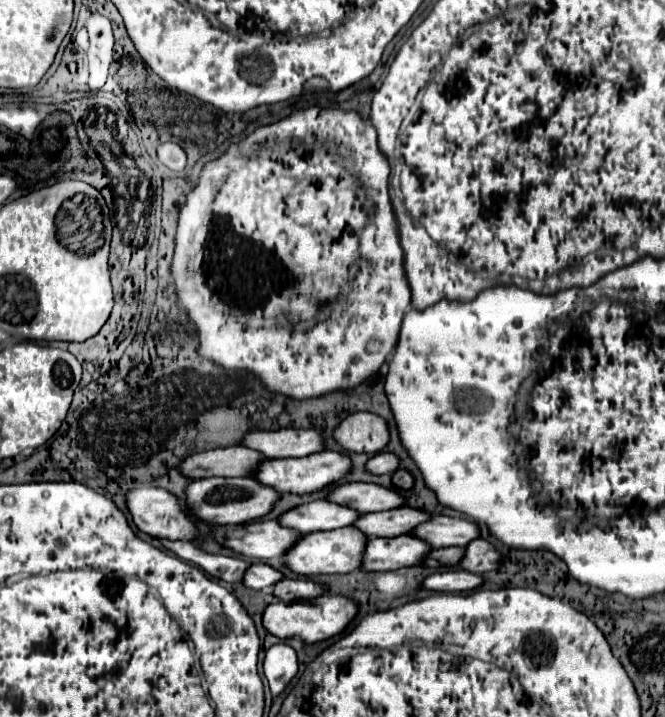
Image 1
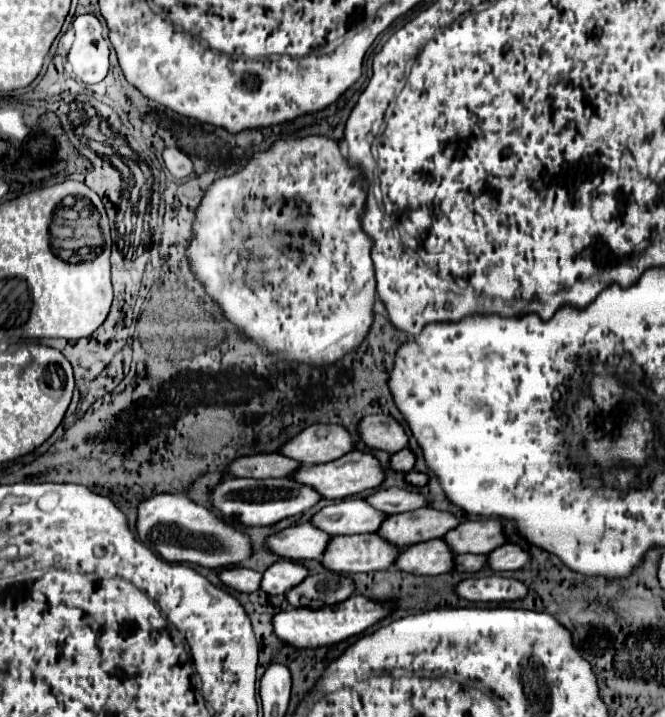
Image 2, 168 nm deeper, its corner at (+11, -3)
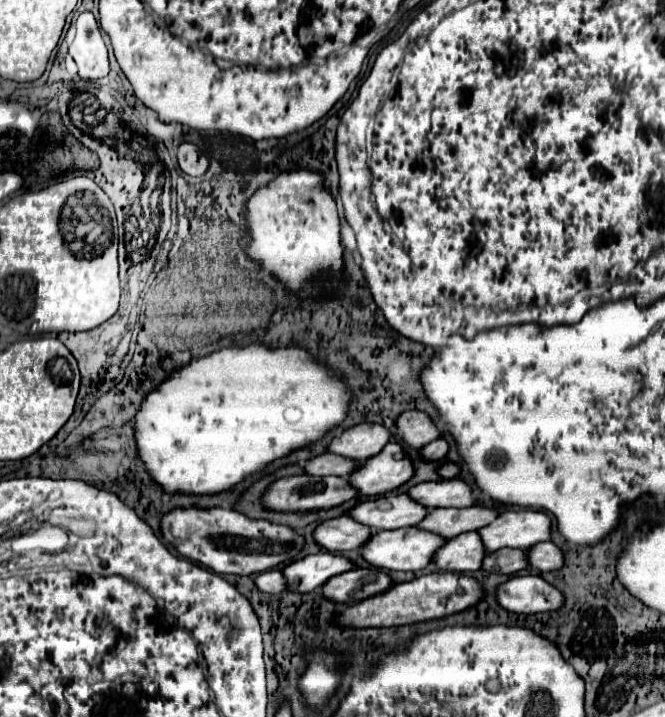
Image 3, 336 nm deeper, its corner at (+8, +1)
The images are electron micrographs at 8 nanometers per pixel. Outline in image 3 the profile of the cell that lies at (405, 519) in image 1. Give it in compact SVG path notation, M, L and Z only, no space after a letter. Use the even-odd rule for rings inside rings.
M465 507L465 509L431 509L429 515L419 523L421 529L433 531L445 539L457 537L459 533L479 531L499 517L499 511L487 507Z

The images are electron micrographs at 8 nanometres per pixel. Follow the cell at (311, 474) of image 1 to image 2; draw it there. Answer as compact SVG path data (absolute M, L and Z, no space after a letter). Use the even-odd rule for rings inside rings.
M352 451L340 459L328 461L324 465L310 465L310 467L302 465L300 473L292 473L290 479L300 481L302 485L312 485L312 489L316 489L324 499L346 499L346 497L362 493L364 489L372 489L372 487L380 485L384 479L384 473L382 473L378 461L370 453Z

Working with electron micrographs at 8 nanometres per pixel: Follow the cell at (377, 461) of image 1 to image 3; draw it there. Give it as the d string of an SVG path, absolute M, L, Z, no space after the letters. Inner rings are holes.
M445 439L433 441L433 443L429 443L429 445L425 445L425 447L421 449L421 455L423 455L425 459L429 459L429 461L439 461L439 459L447 457L447 453L449 453L449 443L447 443Z

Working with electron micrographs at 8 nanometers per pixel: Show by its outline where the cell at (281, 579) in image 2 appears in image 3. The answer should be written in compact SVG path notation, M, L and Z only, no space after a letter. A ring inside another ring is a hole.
M317 553L287 565L283 569L283 575L287 579L289 591L311 593L323 587L329 581L329 577L335 577L351 569L357 569L357 565L349 557L333 553Z

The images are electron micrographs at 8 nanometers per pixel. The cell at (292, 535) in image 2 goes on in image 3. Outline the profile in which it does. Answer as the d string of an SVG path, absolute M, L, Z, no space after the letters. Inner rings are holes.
M349 515L329 519L315 529L315 541L331 553L361 549L371 535L373 535L373 529L369 529L367 525L363 527L363 523L355 521Z

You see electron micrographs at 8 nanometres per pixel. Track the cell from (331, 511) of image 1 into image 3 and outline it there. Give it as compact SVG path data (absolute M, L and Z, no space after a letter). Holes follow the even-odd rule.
M387 495L379 497L375 501L365 501L355 505L349 515L355 517L359 523L369 525L375 531L383 529L401 529L401 527L413 527L427 517L429 509L425 505L419 505L413 497L405 495Z

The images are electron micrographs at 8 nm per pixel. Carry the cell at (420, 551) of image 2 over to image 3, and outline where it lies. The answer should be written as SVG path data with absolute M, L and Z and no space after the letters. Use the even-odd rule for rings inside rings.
M463 533L449 539L435 555L435 567L443 571L477 571L483 565L487 549L479 537L479 533Z

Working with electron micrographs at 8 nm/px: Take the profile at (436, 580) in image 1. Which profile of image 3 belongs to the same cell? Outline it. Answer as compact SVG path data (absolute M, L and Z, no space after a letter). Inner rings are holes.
M535 575L515 577L497 589L497 601L511 613L545 613L563 607L563 593Z

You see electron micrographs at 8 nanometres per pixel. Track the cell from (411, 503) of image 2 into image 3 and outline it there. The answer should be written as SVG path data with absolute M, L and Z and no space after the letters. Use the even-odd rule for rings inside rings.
M459 477L419 483L409 489L409 495L429 509L435 509L435 507L473 507L475 505L475 495L473 495L471 485Z

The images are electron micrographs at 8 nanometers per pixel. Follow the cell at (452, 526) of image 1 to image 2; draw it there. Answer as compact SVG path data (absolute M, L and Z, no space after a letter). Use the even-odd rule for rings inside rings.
M496 519L462 521L444 535L444 541L454 553L490 553L506 543L502 525Z

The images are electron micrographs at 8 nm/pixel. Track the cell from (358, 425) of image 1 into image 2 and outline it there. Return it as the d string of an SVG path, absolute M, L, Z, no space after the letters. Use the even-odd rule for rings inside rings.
M368 415L358 423L358 441L370 449L396 453L406 447L408 437L404 429L390 415Z

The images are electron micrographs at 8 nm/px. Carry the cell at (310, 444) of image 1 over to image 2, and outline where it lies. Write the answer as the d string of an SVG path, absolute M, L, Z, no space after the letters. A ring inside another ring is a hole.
M316 423L280 445L278 453L300 461L302 465L318 465L334 461L354 449L354 441L340 425Z

